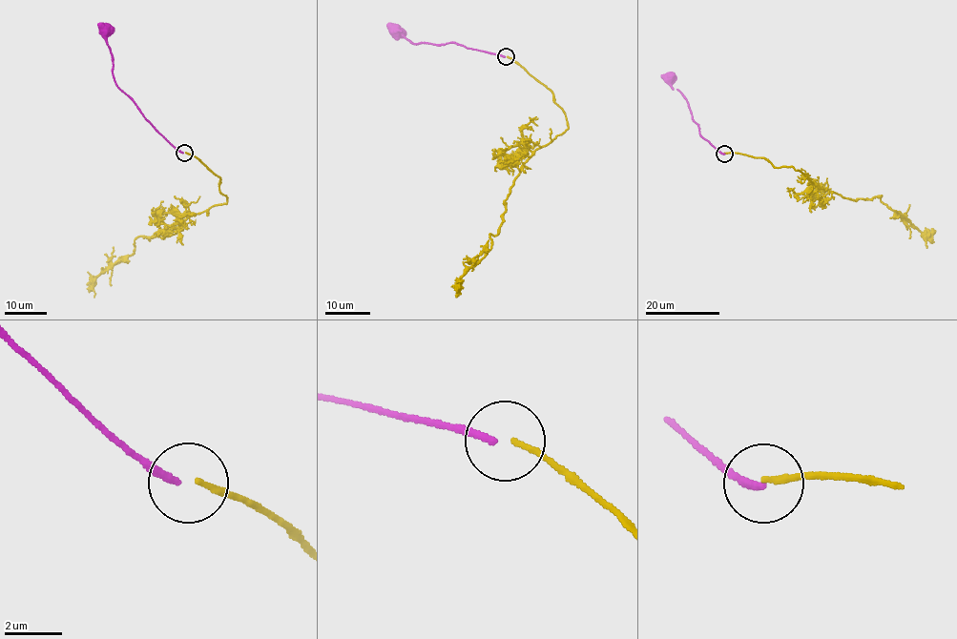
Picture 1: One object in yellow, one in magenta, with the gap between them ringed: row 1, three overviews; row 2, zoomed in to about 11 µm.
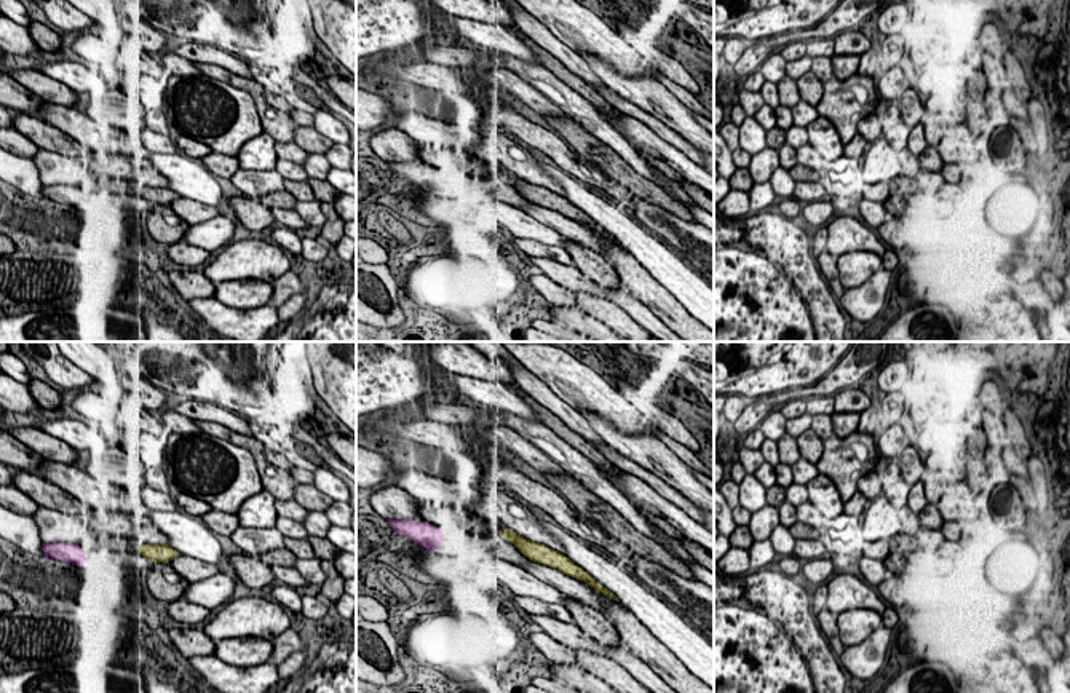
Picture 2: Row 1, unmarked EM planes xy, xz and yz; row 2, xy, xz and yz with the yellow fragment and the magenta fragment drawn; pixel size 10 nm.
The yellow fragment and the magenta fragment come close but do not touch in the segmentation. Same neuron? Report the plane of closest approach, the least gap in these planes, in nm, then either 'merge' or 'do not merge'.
xy | 550 nm | do not merge

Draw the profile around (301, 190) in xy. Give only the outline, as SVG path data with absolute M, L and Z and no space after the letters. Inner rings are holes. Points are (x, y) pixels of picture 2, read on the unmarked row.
M284 180L284 190L289 192L297 201L313 201L315 193L310 187L310 184L299 182L299 180Z

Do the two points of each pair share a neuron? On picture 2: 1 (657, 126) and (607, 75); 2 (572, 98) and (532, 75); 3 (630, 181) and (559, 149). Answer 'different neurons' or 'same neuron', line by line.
1: different neurons
2: same neuron
3: different neurons

